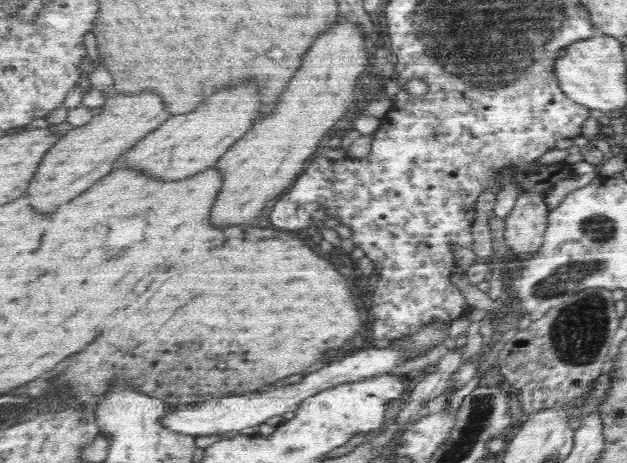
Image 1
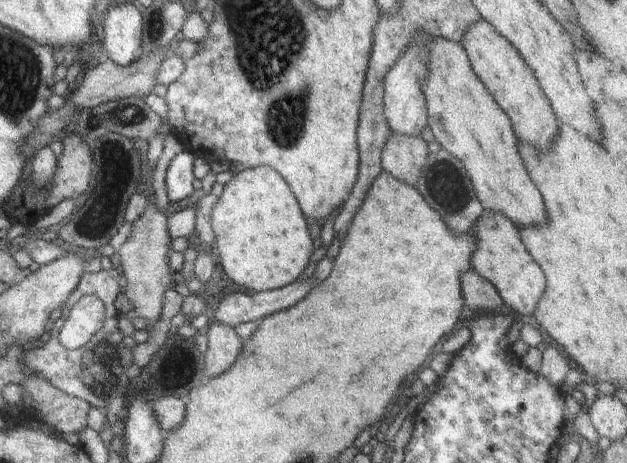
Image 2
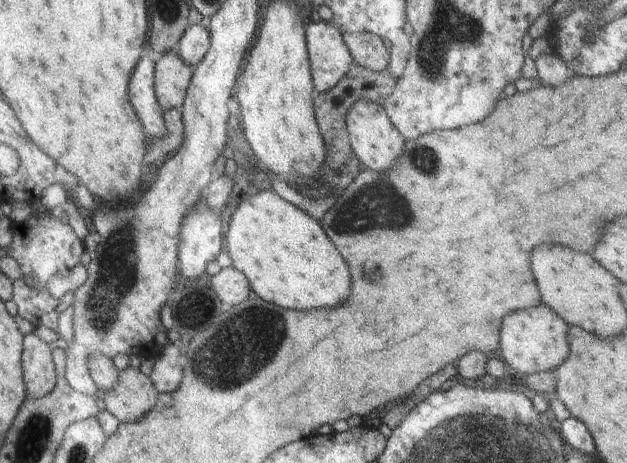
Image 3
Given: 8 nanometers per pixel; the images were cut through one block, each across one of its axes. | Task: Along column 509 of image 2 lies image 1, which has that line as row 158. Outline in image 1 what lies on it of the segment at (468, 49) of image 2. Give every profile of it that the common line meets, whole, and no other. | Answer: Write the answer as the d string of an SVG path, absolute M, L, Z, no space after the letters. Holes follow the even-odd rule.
M144 92L138 96L116 94L102 106L98 115L94 115L88 124L74 127L61 136L55 145L46 152L32 184L28 186L30 204L40 214L54 212L60 204L76 198L88 190L96 180L112 172L116 158L128 152L144 134L156 130L160 124L170 118L162 100L154 92Z

